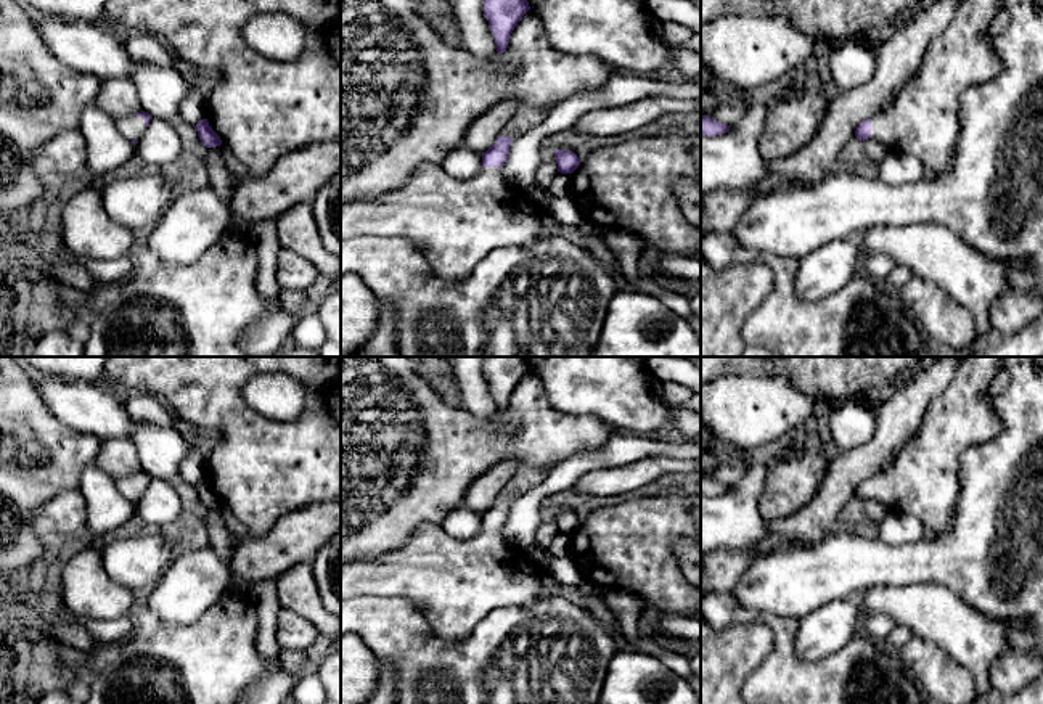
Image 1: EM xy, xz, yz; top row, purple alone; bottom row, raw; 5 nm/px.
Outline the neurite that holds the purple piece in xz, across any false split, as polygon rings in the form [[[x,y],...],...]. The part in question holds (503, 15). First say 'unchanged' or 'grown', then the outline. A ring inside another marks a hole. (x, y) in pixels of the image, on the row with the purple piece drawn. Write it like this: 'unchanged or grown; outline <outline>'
unchanged; outline [[[485,0],[484,13],[498,53],[506,51],[514,27],[529,10],[527,0]]]

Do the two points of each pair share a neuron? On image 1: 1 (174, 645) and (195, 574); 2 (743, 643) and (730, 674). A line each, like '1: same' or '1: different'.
1: different
2: same

